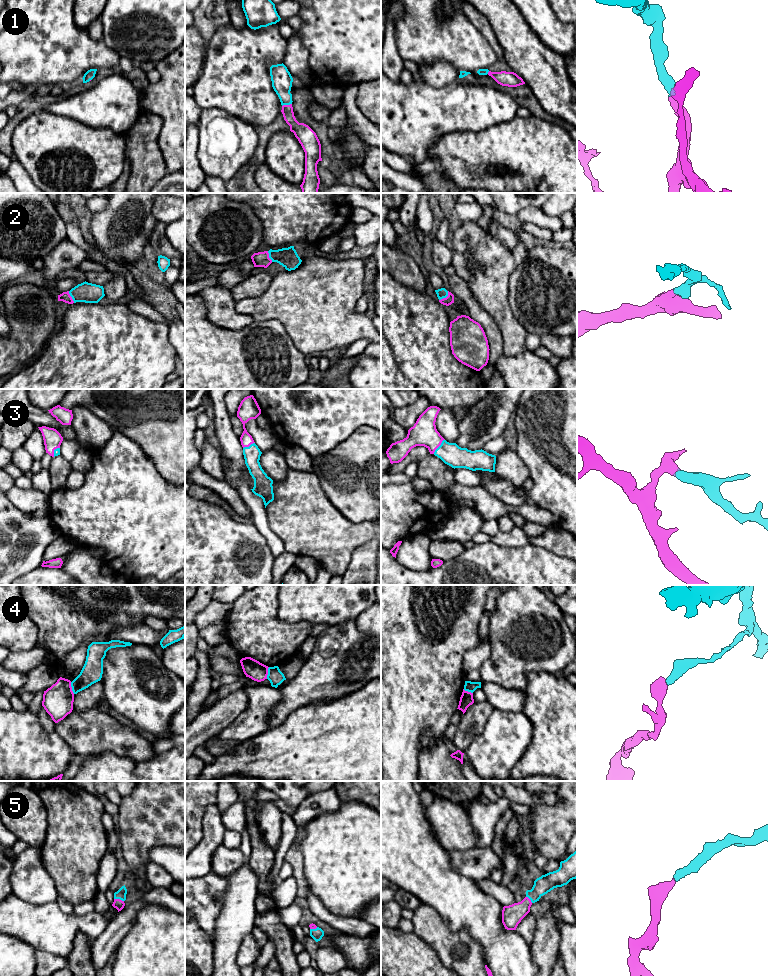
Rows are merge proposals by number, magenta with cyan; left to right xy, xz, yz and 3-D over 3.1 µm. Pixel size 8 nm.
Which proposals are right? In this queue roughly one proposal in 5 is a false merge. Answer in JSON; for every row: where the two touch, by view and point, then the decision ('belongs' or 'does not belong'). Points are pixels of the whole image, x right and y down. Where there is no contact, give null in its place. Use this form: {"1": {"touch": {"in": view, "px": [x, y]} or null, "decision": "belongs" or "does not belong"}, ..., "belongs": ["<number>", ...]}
{"1": {"touch": {"in": "xz", "px": [286, 105]}, "decision": "belongs"}, "2": {"touch": {"in": "yz", "px": [446, 297]}, "decision": "belongs"}, "3": {"touch": {"in": "yz", "px": [439, 445]}, "decision": "belongs"}, "4": {"touch": {"in": "xy", "px": [71, 688]}, "decision": "does not belong"}, "5": {"touch": {"in": "xy", "px": [119, 899]}, "decision": "belongs"}, "belongs": ["1", "2", "3", "5"]}

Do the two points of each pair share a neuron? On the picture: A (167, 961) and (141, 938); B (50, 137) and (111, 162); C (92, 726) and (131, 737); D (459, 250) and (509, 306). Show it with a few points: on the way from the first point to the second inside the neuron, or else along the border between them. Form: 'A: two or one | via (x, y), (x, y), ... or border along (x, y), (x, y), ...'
A: one | via (161, 958), (147, 944)
B: one | via (65, 146), (85, 151), (96, 160)
C: one | via (102, 733), (121, 737)
D: one | via (473, 262), (501, 292)

